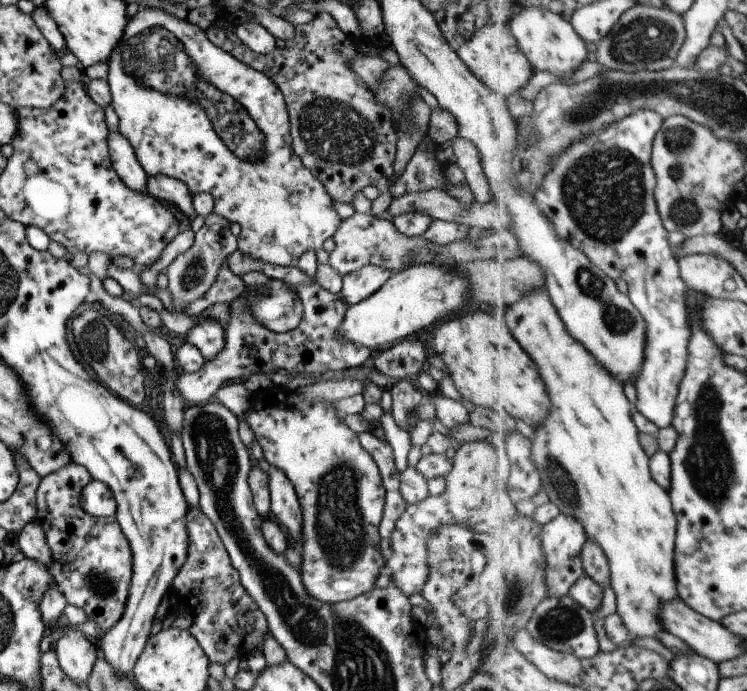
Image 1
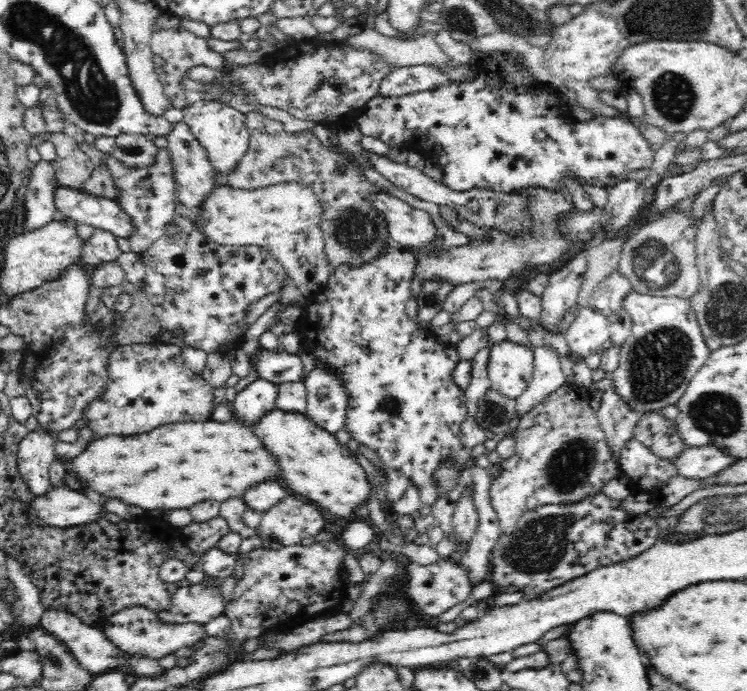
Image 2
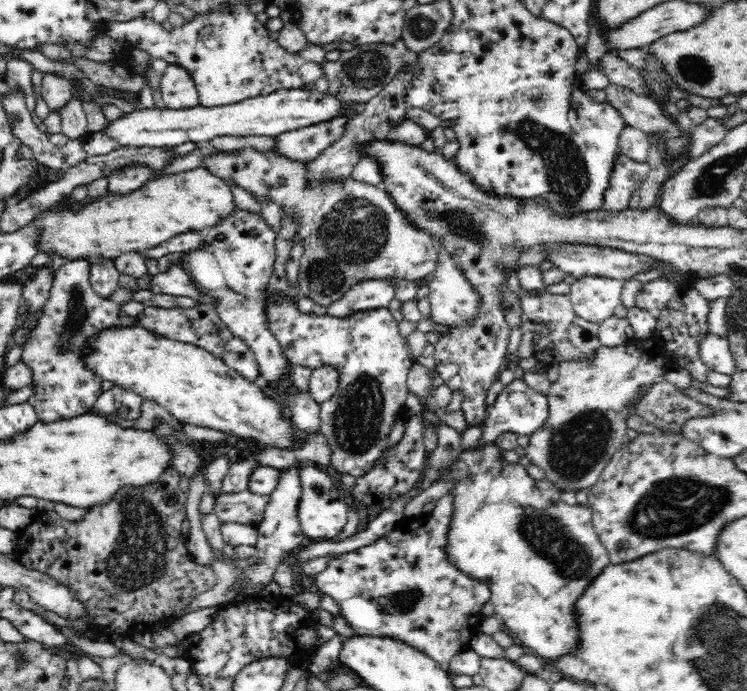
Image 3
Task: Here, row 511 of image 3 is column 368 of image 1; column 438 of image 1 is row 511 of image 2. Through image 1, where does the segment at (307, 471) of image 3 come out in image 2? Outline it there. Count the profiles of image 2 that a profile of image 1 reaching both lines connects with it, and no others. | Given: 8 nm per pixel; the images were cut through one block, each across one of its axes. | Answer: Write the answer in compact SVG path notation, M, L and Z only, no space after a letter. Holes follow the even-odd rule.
M292 496L264 512L256 532L264 540L275 541L284 546L304 544L322 538L324 516Z

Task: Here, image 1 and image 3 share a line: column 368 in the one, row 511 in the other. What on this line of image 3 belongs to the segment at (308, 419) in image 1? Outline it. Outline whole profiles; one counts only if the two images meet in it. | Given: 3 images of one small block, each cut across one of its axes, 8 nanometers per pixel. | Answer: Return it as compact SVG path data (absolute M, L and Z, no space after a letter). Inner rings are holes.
M498 442L475 446L461 452L457 462L443 473L440 481L452 481L455 506L448 528L446 553L462 573L489 585L495 614L510 628L523 646L532 648L545 663L572 654L580 642L576 627L576 600L588 584L610 564L608 551L592 524L592 510L584 505L568 506L566 502L550 502L542 497L541 487L528 475L526 467L508 463L502 457Z

